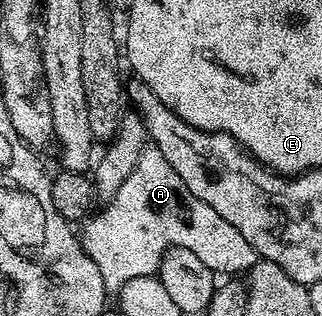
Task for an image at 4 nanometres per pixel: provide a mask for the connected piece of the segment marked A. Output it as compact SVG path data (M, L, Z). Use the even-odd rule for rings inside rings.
M154 145L144 148L144 152L138 157L138 163L134 165L133 172L126 181L122 182L122 187L112 199L100 208L102 208L100 212L97 210L83 224L85 227L84 231L82 230L82 242L90 261L98 265L98 273L102 273L104 287L110 293L120 292L122 285L126 281L132 281L134 277L156 275L160 270L160 256L168 250L170 245L190 249L190 253L194 253L194 257L198 257L202 265L211 267L216 273L220 271L240 273L257 262L256 251L242 237L242 233L238 233L238 229L234 229L230 221L218 217L218 213L214 213L214 209L206 205L206 201L198 201L198 197L194 197L194 193L186 189L186 181L182 181L182 177L174 173L170 161L166 161L166 157L162 157L162 153Z

